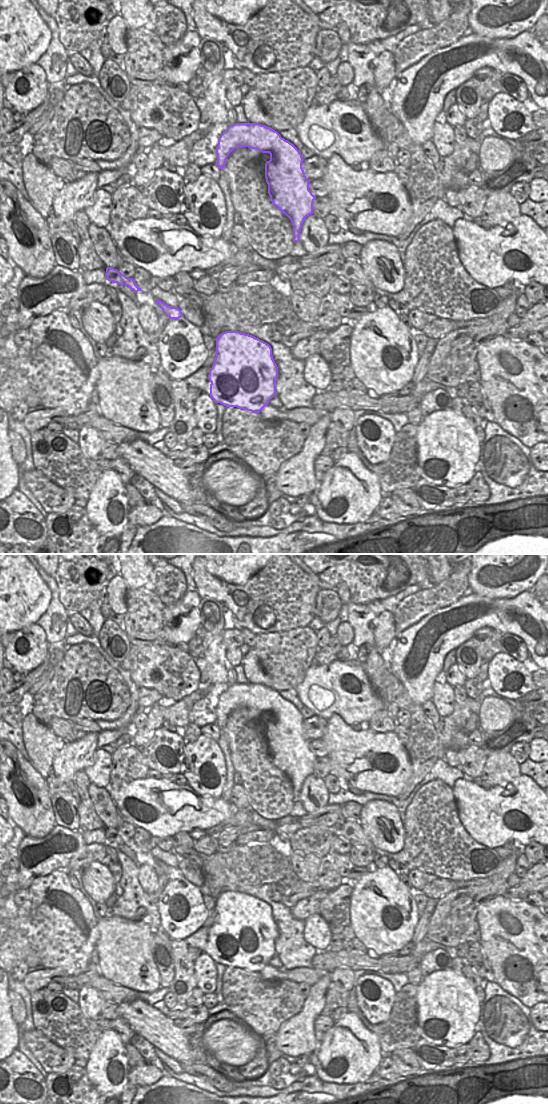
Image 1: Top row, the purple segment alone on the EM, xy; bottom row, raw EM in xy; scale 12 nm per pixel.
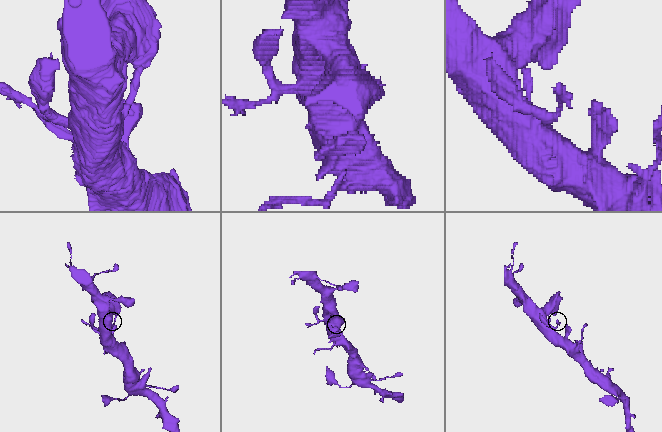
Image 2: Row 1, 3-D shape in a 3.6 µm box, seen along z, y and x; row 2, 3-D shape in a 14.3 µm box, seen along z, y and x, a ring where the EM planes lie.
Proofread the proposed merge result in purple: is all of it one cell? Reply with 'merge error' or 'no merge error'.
no merge error

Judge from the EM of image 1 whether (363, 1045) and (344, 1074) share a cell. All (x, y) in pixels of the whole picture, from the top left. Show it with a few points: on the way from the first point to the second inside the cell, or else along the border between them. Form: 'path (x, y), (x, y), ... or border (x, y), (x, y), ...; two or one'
path (356, 1052), (348, 1060), (347, 1067); one

